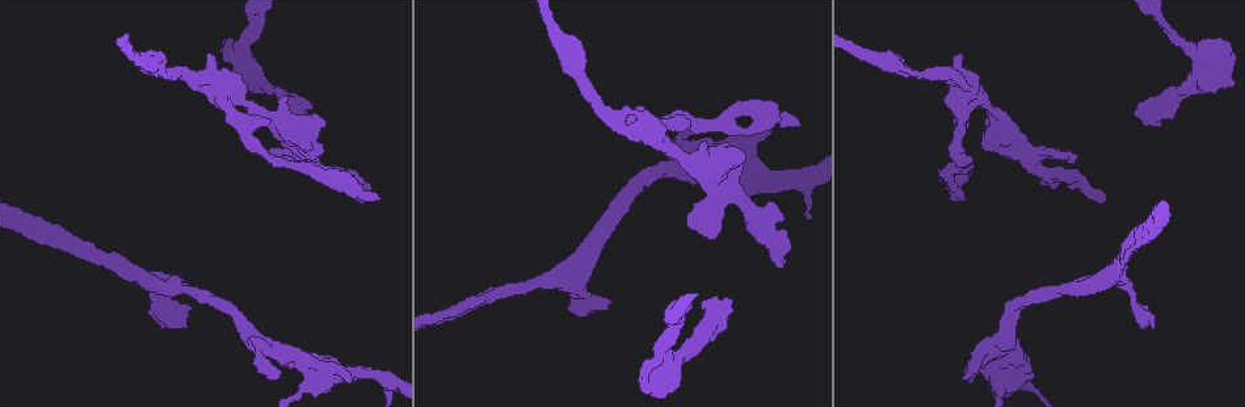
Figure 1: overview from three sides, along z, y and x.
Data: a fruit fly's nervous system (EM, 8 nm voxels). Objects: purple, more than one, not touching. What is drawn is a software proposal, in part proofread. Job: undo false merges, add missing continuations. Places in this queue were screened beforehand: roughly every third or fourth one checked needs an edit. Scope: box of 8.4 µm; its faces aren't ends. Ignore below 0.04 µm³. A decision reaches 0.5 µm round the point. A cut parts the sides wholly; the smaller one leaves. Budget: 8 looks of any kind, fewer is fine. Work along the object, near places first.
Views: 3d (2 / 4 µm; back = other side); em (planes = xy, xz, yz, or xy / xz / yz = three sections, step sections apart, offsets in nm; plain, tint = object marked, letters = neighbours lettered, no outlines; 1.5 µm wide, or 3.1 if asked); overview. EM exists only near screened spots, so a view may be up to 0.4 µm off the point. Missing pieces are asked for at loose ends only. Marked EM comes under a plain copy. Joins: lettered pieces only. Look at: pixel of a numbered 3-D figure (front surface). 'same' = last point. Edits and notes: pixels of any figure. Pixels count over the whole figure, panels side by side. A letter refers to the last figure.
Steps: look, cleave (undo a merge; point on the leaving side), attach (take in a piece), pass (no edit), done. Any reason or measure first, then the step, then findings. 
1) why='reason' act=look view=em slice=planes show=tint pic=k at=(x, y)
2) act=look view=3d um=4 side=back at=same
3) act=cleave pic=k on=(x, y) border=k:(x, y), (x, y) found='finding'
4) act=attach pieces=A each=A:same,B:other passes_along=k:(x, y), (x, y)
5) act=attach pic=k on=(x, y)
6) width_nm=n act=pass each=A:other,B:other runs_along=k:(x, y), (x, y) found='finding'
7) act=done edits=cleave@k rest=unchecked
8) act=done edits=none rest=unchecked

why='an open end' act=look view=3d um=4 side=back pic=1 at=(1102, 202)

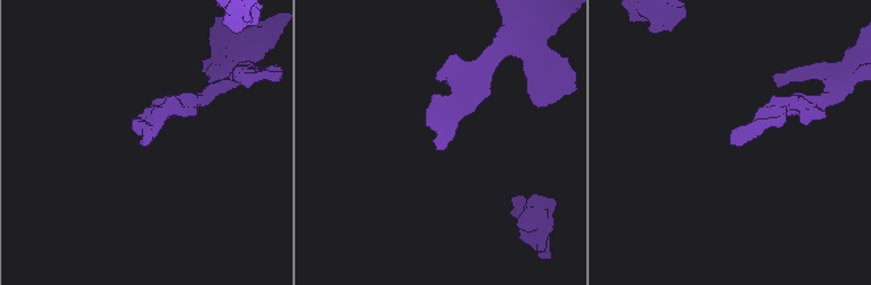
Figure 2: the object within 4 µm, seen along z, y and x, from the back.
act=look view=em slice=planes show=letters pic=2 at=(146, 145)

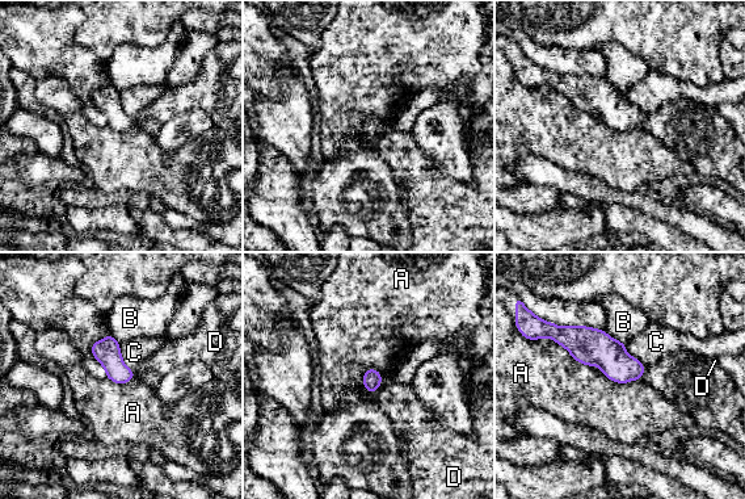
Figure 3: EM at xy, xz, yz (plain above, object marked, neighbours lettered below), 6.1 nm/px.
act=pass each=A:other,B:other,C:other,D:other border=3:(367, 368), (363, 385), (373, 394) found='no lettered piece goes on from it'

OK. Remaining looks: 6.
act=look view=em slice=planes show=letters pic=1 at=(798, 123)

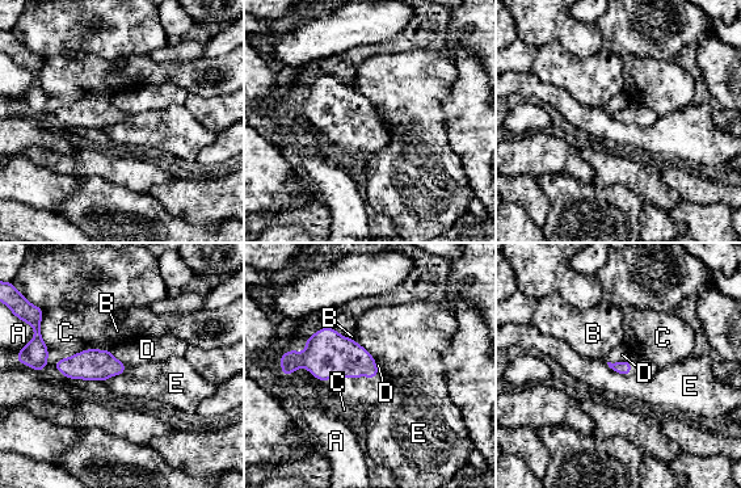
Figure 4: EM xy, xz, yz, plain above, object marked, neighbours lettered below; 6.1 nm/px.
longest_contact=C:380nm act=pass each=A:other,B:other,C:other,D:other,E:other found='no lettered piece goes on from it'

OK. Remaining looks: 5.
why='branch stops here' act=look view=3d um=4 pic=1 at=(967, 380)

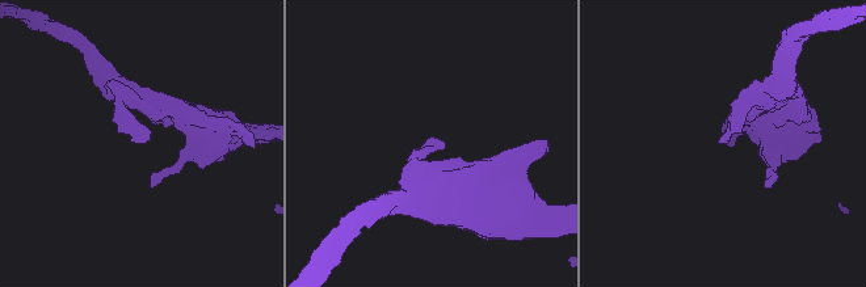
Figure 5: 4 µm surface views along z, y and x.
why='need the tissue' act=look view=em slice=planes show=letters pic=5 at=(141, 141)

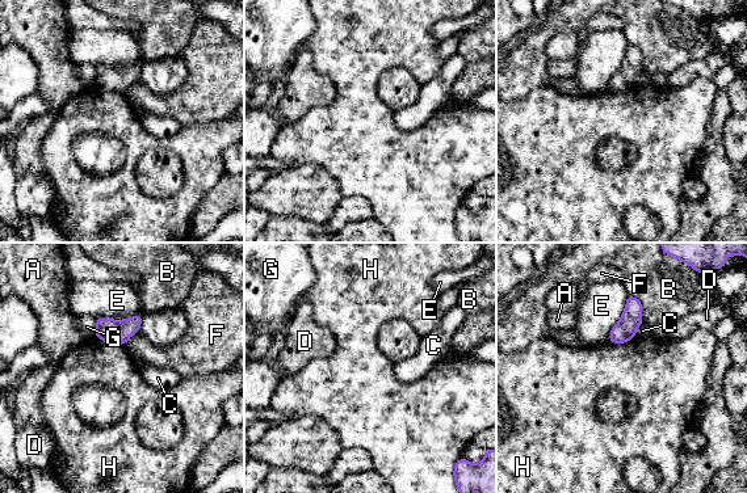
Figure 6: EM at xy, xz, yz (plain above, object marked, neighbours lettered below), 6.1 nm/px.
width_nm=140 act=pass each=A:other,B:other,C:other,D:other,E:other,F:other,G:other,H:other border=6:(95, 335), (124, 345) found='none of them fits'

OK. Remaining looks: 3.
act=done edits=none rest=unchecked

